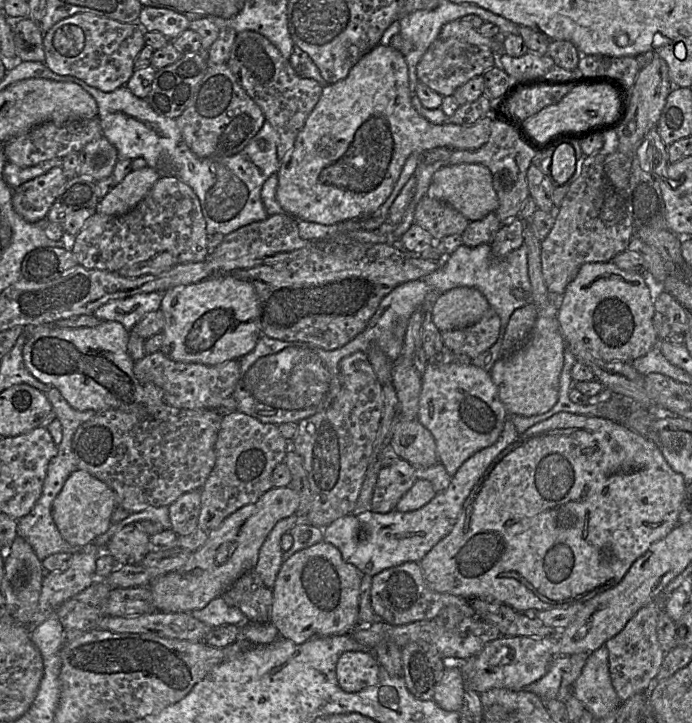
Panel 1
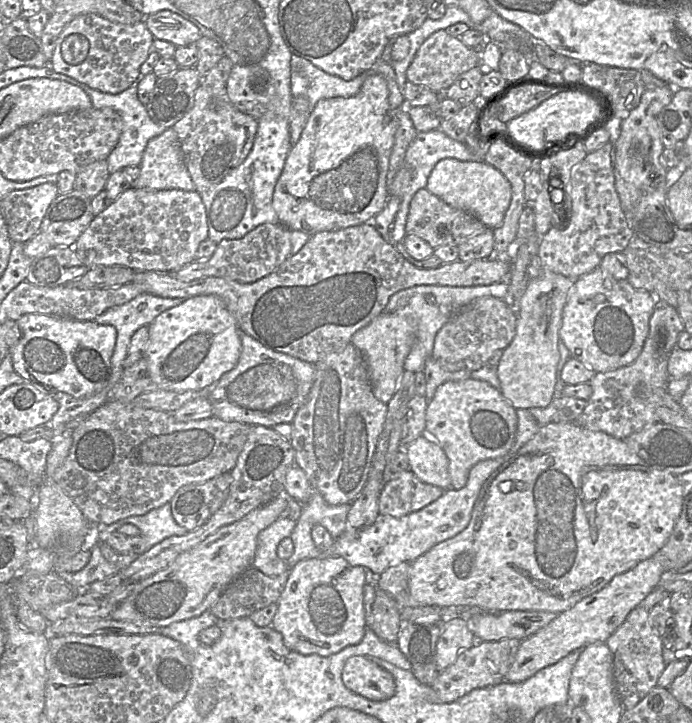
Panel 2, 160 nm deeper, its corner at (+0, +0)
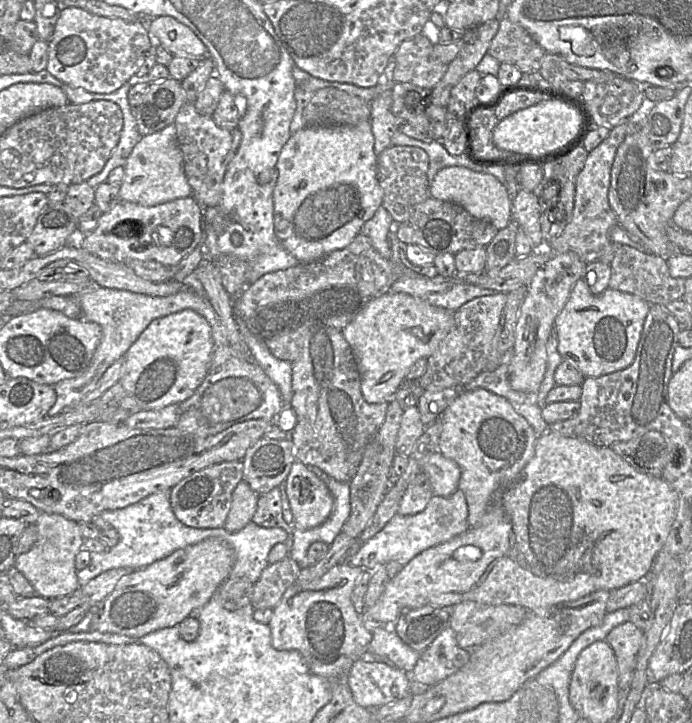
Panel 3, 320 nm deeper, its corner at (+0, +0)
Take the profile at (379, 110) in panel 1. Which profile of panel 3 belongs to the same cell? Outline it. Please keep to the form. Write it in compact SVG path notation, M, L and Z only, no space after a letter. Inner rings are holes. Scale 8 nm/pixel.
M370 120L357 125L305 126L291 134L277 162L278 179L273 191L274 230L282 246L300 263L319 259L345 248L381 207L384 191L377 178L375 139Z

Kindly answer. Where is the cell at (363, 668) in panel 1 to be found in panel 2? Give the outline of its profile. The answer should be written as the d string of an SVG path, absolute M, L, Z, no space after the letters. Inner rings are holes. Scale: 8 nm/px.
M363 656L350 657L341 677L347 689L371 701L387 700L395 693L393 676Z

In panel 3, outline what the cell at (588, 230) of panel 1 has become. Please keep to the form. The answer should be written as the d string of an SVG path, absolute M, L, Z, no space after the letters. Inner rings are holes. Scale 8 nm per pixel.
M631 120L621 122L610 130L609 135L595 149L588 153L584 167L576 178L575 202L571 221L560 235L551 238L549 243L554 253L574 252L585 264L589 264L598 261L609 248L611 244L609 231L618 224L617 216L608 199L611 168L617 149L630 129Z

